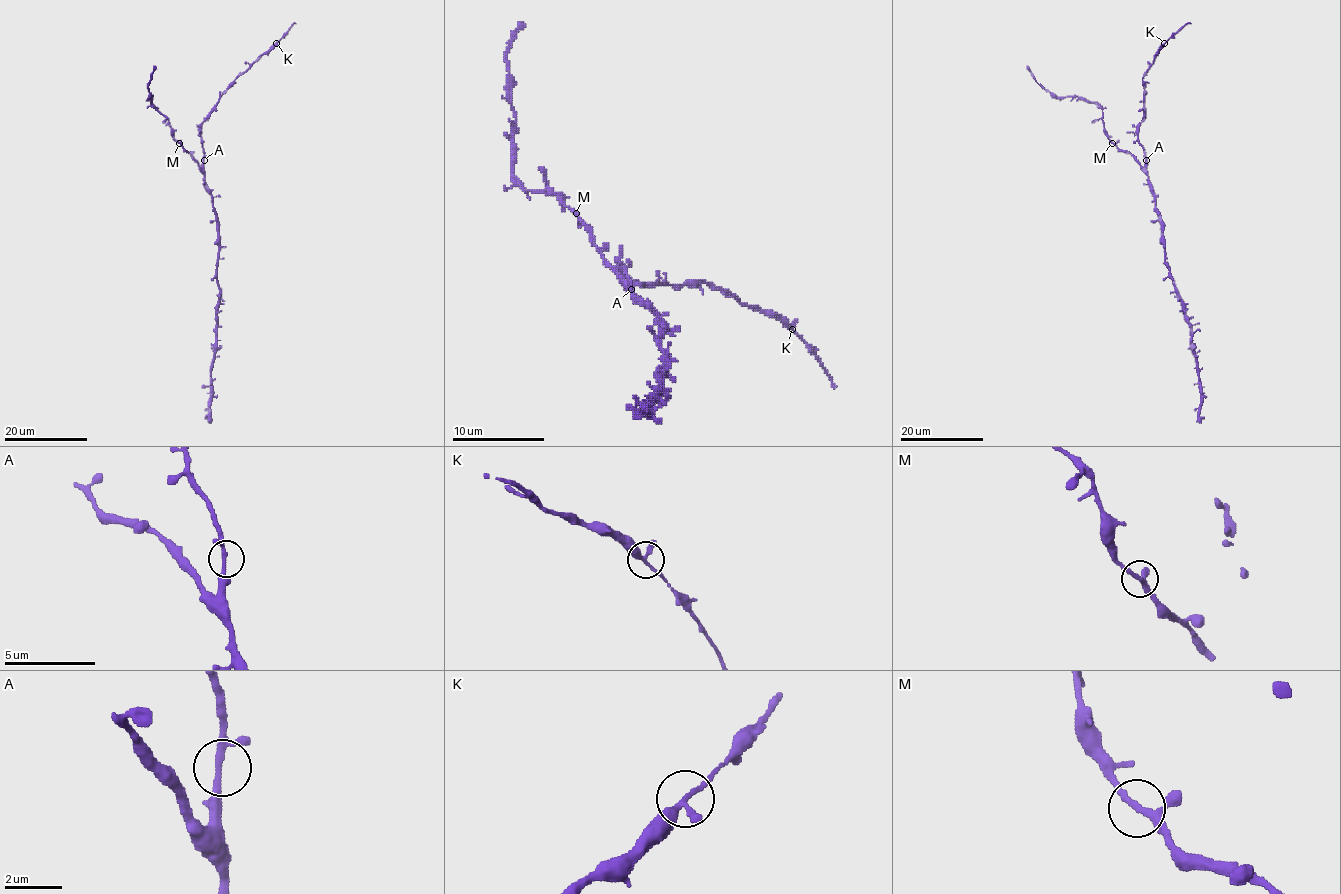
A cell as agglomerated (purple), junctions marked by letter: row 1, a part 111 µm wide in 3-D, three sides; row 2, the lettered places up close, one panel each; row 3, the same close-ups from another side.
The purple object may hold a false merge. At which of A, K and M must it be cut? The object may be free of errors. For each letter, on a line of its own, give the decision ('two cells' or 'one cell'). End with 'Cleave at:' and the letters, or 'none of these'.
A: one cell
K: one cell
M: one cell
Cleave at: none of these

